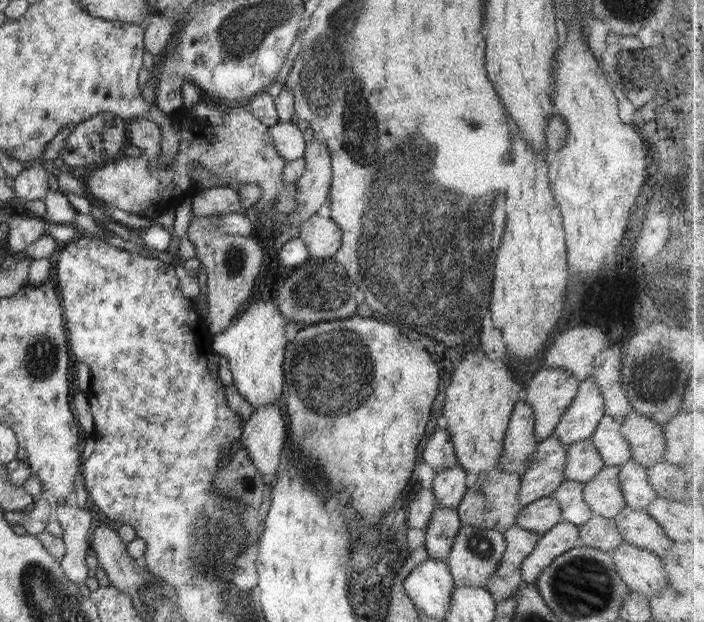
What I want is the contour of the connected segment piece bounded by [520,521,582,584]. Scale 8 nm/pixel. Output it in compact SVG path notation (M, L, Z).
M562 521L555 524L538 539L534 551L522 562L520 572L525 583L535 582L544 568L550 566L558 556L580 547L580 527Z

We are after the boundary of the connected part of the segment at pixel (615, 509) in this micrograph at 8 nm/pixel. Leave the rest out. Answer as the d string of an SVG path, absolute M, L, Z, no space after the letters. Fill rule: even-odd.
M605 466L593 480L583 484L583 500L594 515L614 519L627 506L619 488L618 476L618 467Z

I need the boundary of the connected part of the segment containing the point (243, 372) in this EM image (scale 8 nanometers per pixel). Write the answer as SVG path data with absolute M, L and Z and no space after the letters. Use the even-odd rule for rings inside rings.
M258 300L248 308L242 318L236 318L226 330L213 334L211 348L214 353L226 356L230 364L233 377L233 390L242 395L252 406L258 409L268 403L278 403L282 394L284 382L284 352L286 352L286 326L287 318L284 318L280 309L274 306L274 302Z

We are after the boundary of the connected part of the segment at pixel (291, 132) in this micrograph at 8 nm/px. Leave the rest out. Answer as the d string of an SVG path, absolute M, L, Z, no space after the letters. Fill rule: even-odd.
M279 123L269 128L278 155L287 161L304 157L308 132L303 125Z

